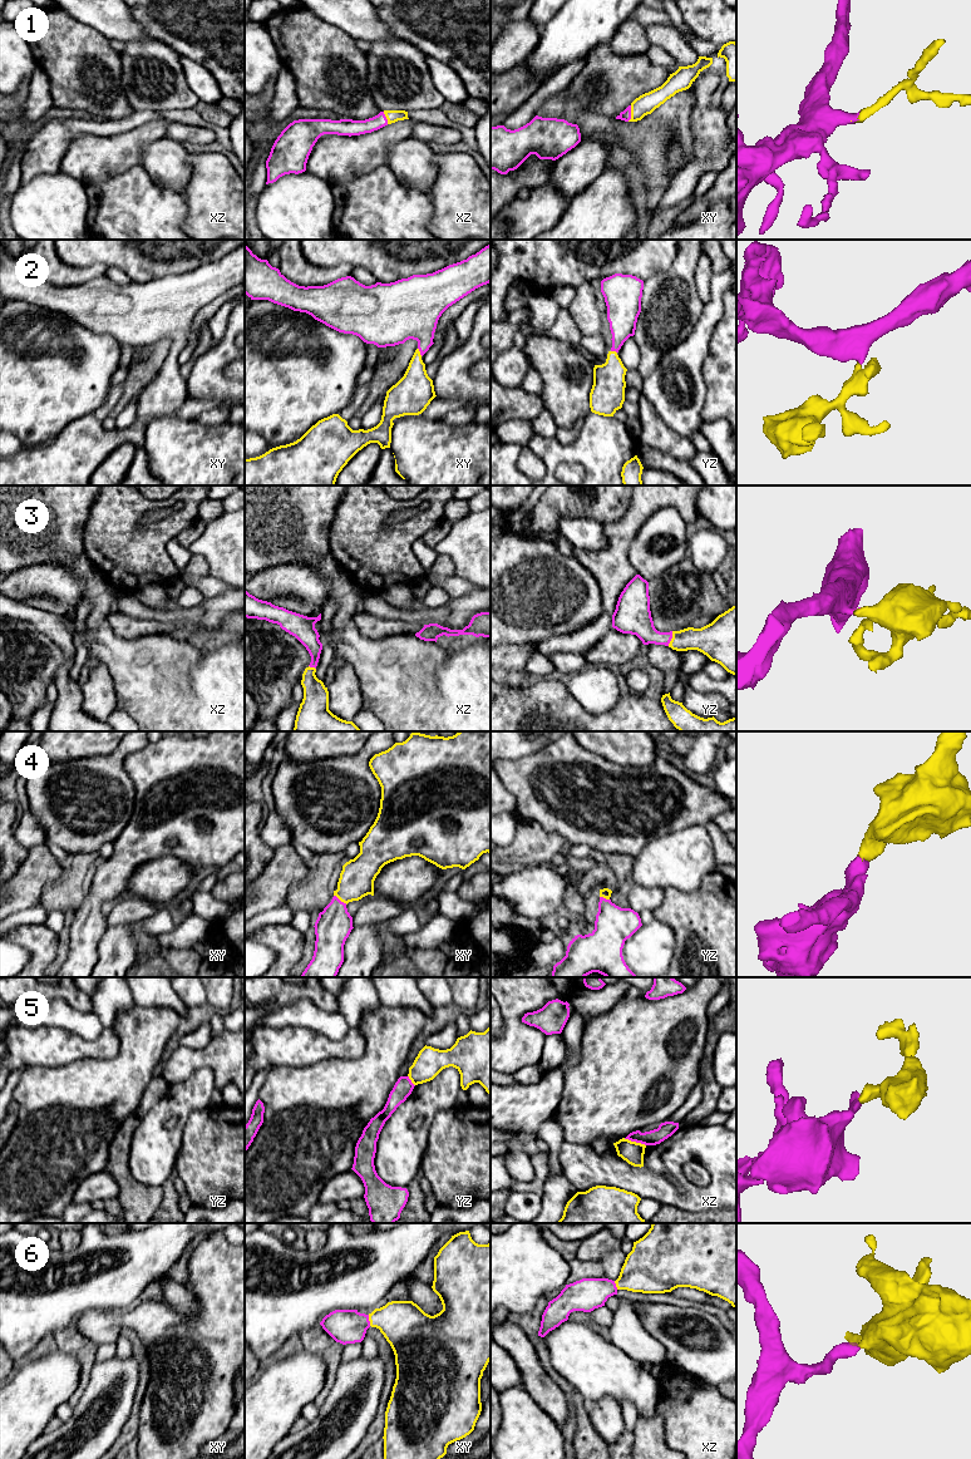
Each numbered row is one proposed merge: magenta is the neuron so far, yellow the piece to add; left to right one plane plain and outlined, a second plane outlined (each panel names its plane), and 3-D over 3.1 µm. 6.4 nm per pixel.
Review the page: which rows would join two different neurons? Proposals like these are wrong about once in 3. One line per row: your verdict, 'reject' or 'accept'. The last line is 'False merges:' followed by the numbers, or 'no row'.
1: accept
2: accept
3: accept
4: accept
5: reject
6: accept
False merges: 5

